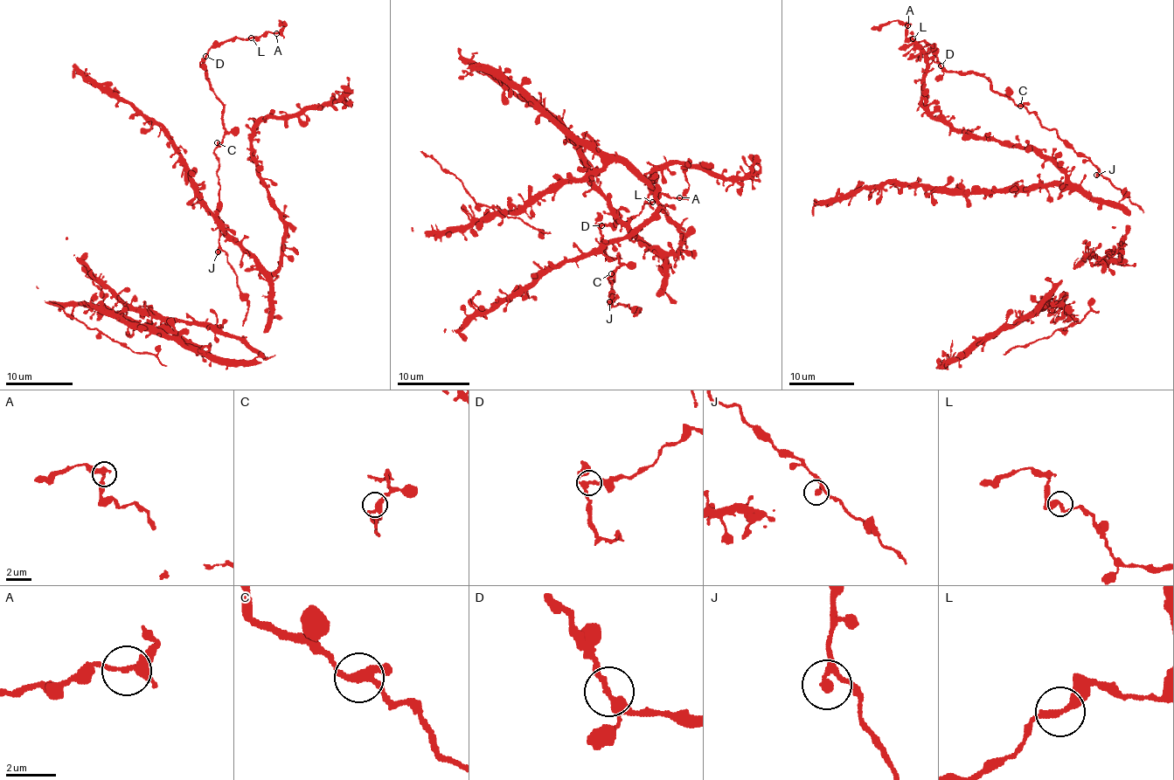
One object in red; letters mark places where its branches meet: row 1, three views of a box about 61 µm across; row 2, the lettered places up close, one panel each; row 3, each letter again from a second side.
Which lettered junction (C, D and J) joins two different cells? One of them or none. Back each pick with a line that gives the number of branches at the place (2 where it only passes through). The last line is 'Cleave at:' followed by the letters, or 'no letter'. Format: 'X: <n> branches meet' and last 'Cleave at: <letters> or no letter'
Cleave at: no letter

